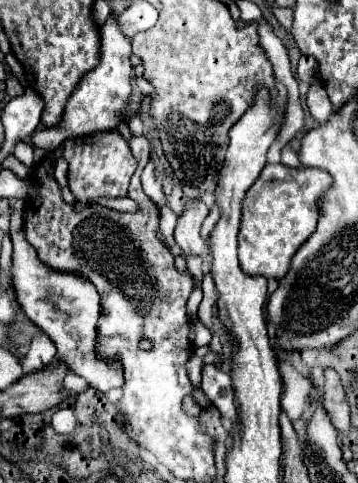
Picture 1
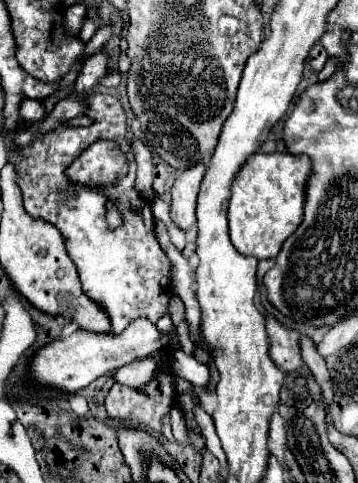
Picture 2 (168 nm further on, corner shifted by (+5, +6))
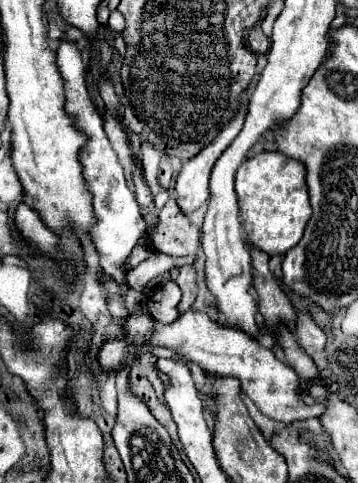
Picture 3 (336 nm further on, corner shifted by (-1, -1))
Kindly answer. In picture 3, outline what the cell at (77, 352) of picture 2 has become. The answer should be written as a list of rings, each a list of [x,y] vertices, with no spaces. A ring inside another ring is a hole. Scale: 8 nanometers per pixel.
[[[189,308],[171,324],[154,322],[150,314],[129,314],[129,318],[123,324],[123,334],[117,334],[101,344],[97,362],[99,362],[99,368],[105,374],[109,374],[127,364],[129,352],[133,352],[135,356],[141,356],[143,352],[153,354],[155,348],[171,348],[173,352],[183,356],[187,362],[201,366],[207,374],[215,378],[241,380],[243,392],[257,404],[257,408],[265,416],[271,416],[279,422],[293,424],[293,422],[323,414],[321,404],[307,406],[299,398],[299,392],[297,392],[299,380],[297,380],[295,370],[283,360],[279,360],[271,348],[265,348],[259,340],[247,336],[241,330],[227,328],[209,320],[209,316],[197,308]]]

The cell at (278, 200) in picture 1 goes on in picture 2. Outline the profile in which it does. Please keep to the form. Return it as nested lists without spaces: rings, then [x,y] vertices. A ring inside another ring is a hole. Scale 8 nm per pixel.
[[[253,153],[239,169],[231,185],[229,229],[235,249],[257,259],[277,257],[285,239],[303,219],[305,185],[311,173],[311,161],[293,153]]]

